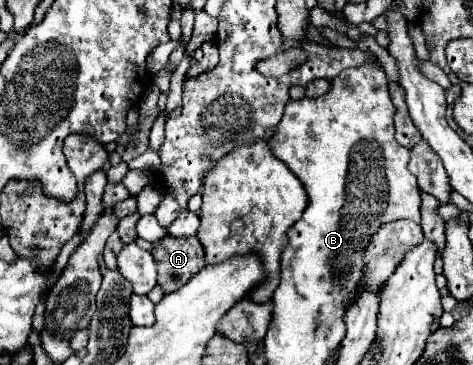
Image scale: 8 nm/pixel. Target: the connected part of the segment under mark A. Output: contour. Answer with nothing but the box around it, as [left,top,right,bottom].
[152,235,204,293]

